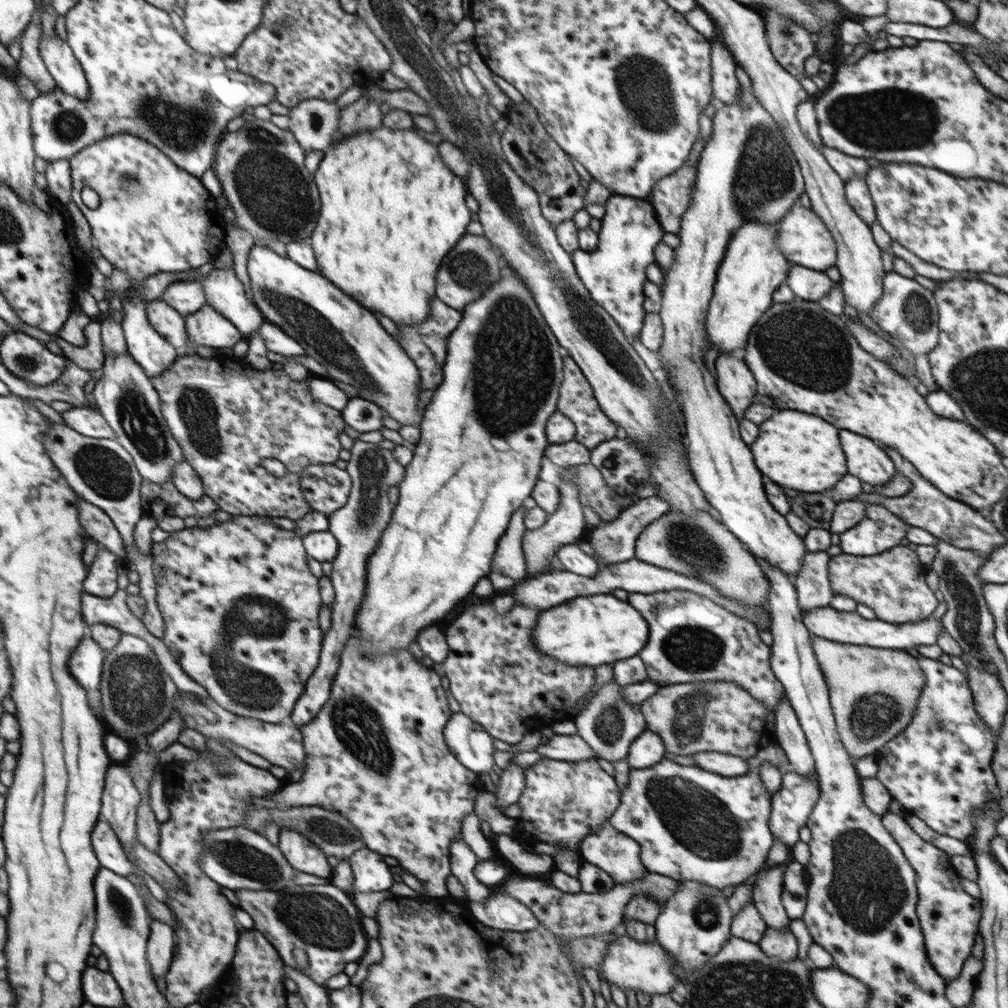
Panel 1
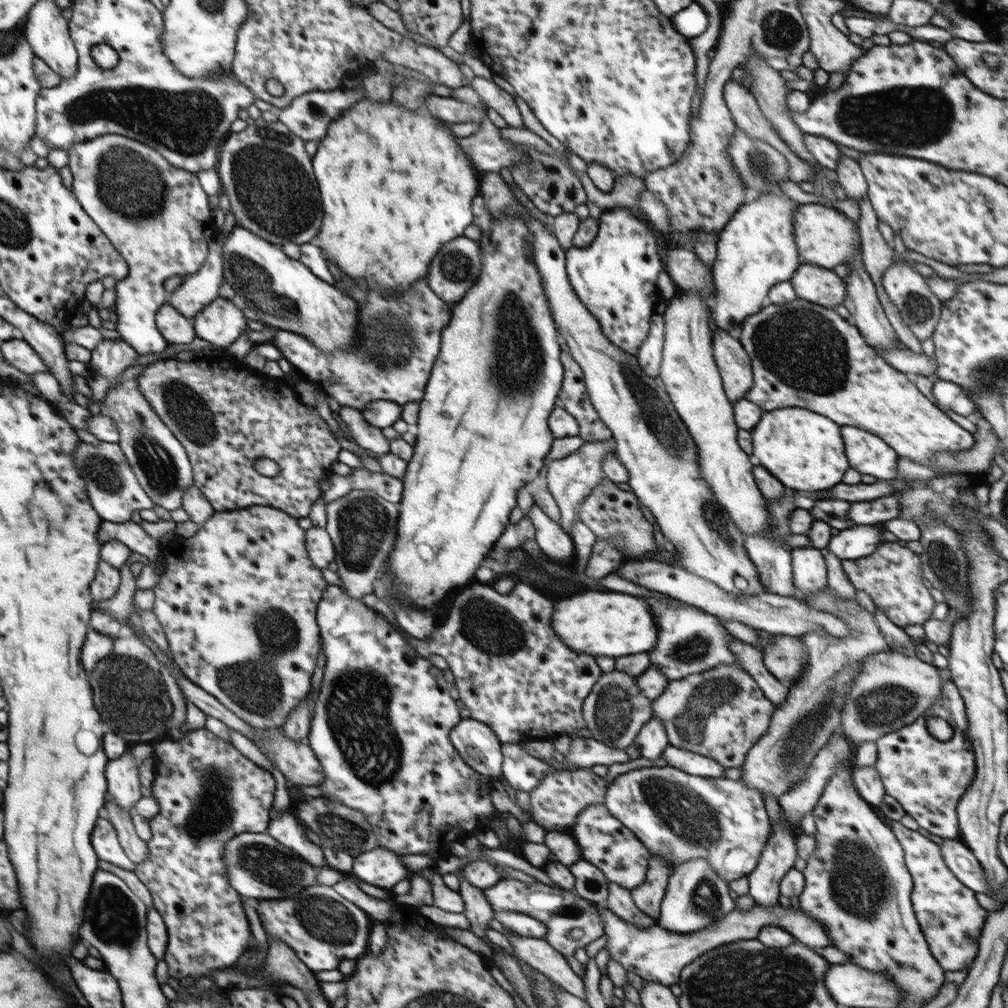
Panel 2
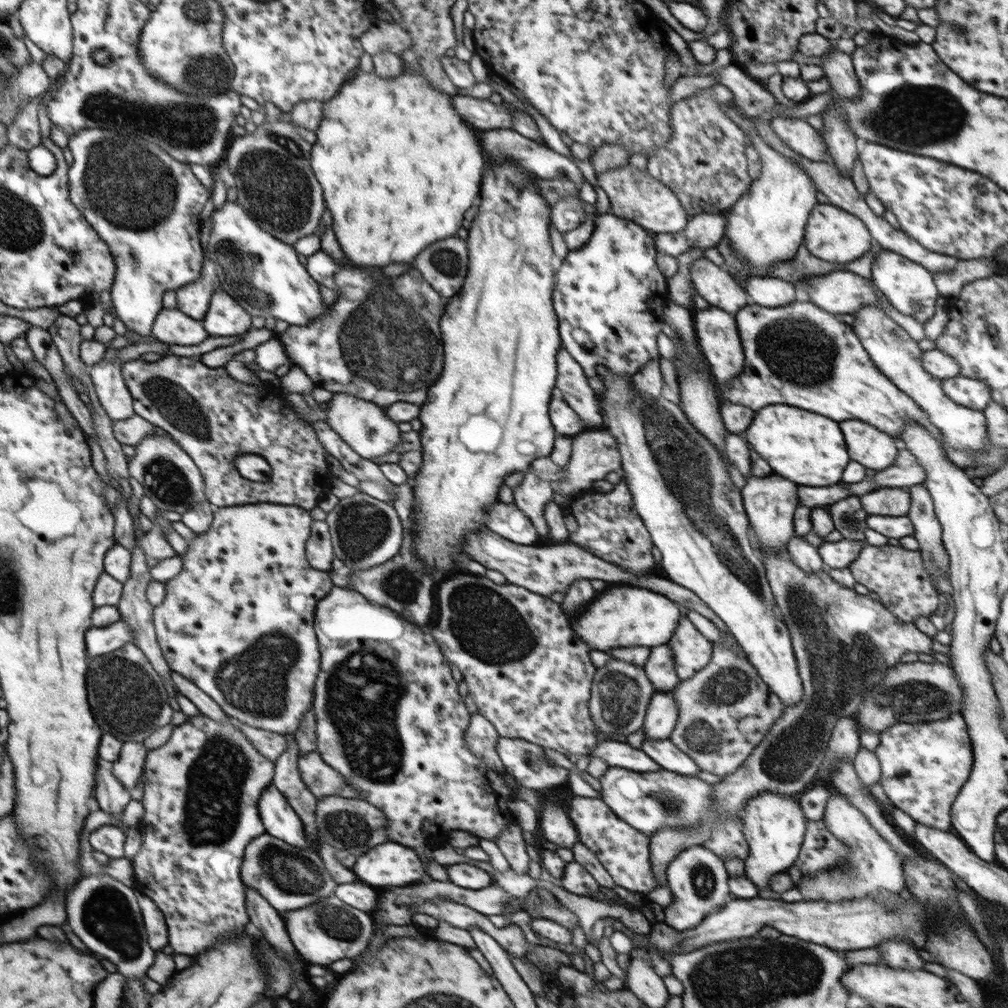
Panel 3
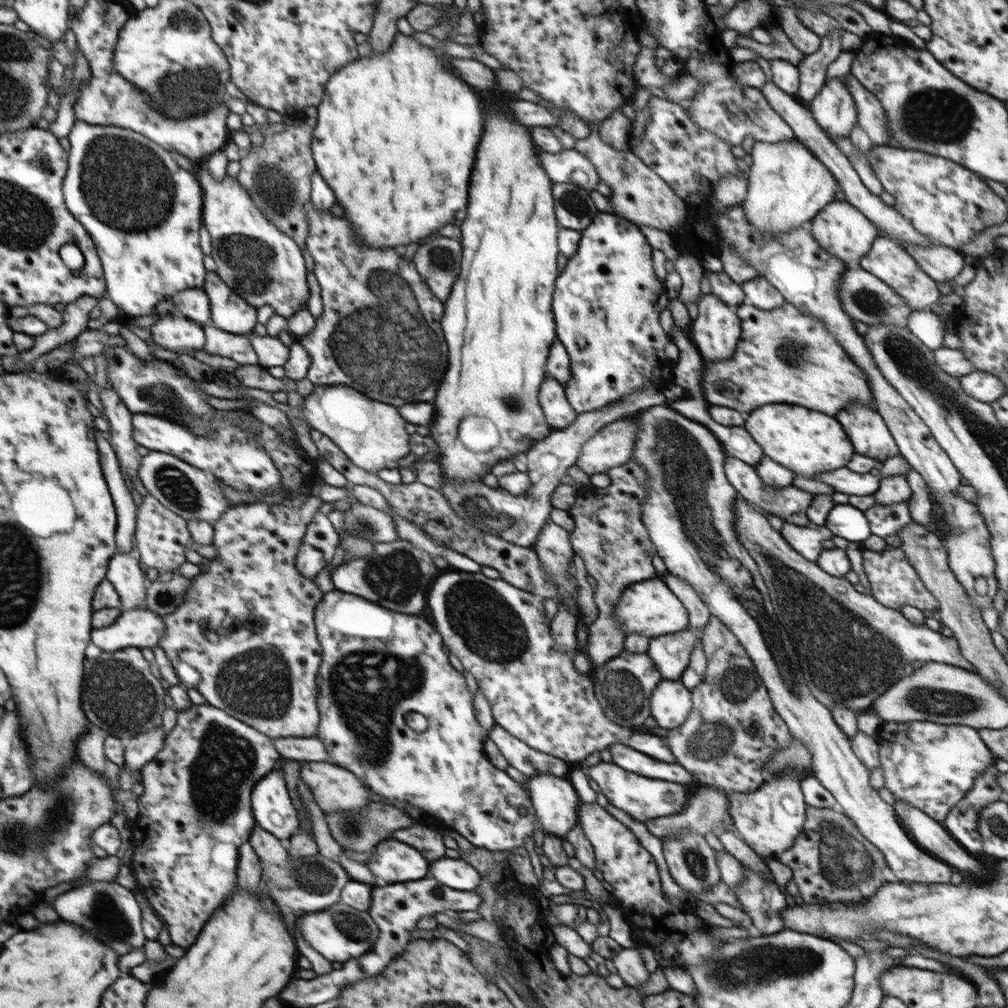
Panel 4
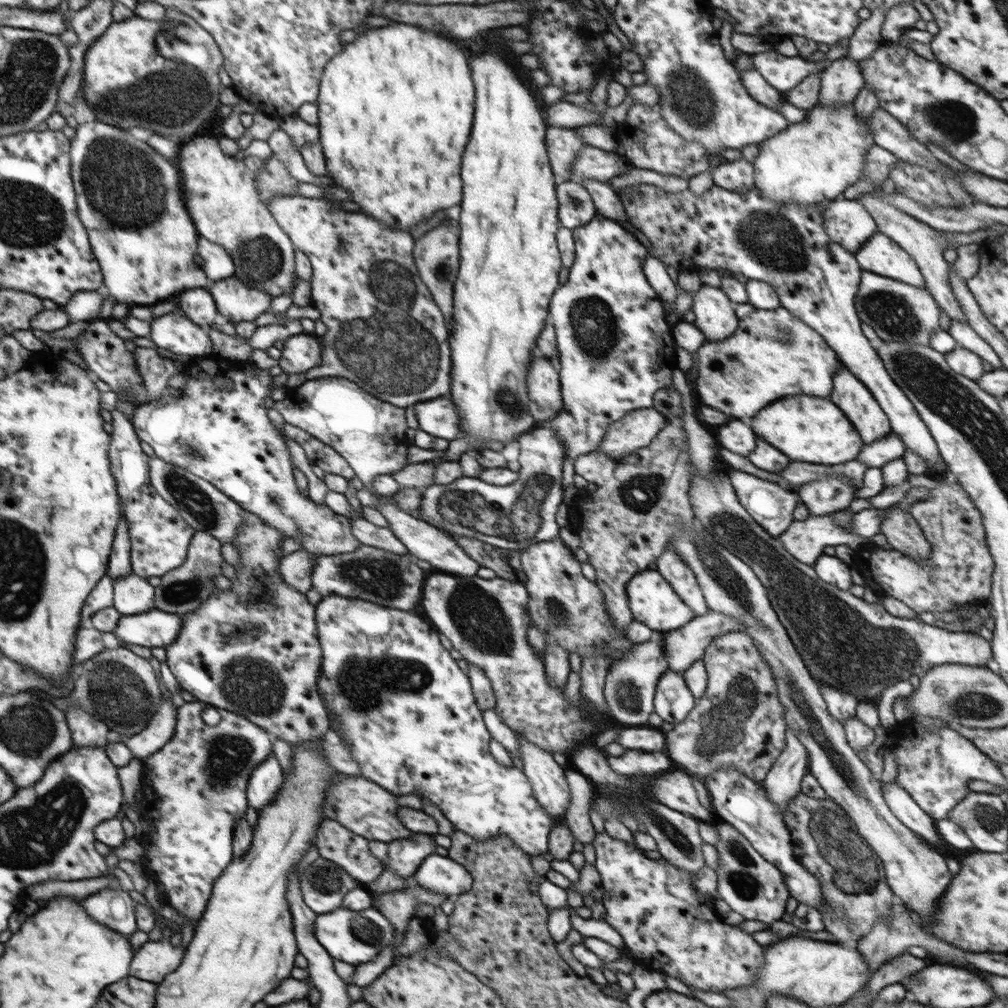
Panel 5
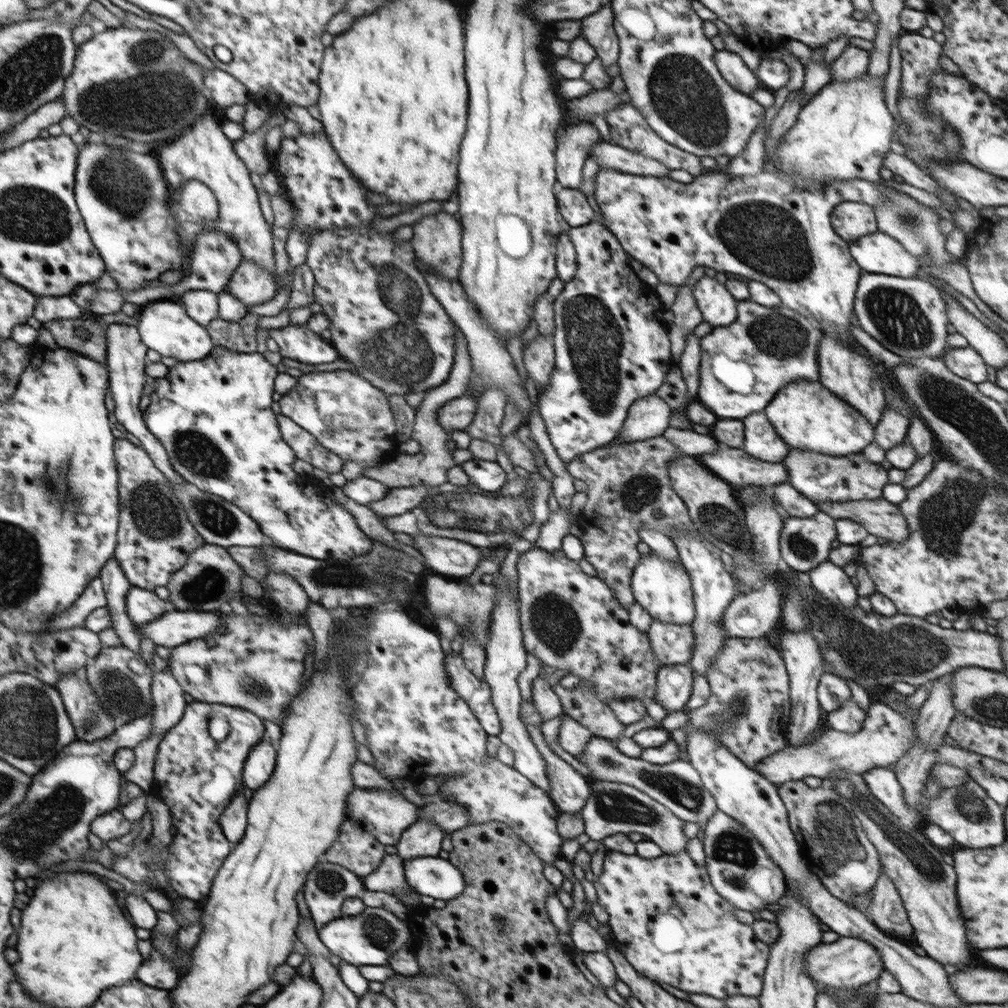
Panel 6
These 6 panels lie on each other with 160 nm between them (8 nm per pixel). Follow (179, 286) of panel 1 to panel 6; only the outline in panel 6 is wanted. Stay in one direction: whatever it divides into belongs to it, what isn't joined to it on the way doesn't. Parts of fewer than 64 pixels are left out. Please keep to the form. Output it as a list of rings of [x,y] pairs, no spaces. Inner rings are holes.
[[[189,290],[180,297],[179,301],[186,309],[188,316],[204,327],[212,320],[219,318],[219,294],[215,292],[209,290]]]

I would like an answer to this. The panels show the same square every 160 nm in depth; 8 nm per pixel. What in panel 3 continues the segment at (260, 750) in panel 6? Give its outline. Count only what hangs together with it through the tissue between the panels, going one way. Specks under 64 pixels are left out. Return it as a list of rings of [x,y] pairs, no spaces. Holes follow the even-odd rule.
[[[273,784],[259,796],[258,808],[266,833],[298,848],[311,846],[301,818]]]

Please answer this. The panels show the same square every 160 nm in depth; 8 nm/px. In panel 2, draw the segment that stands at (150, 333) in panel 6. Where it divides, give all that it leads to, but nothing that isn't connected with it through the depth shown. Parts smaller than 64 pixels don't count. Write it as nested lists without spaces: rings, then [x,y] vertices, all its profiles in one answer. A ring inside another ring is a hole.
[[[164,303],[157,310],[156,323],[169,344],[190,344],[196,338],[193,321],[182,316],[170,303]]]

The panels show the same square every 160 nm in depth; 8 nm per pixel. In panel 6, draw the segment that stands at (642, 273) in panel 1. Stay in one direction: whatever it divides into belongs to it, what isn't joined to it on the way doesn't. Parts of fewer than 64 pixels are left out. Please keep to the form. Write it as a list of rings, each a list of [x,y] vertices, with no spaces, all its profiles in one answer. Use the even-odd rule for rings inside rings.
[[[600,221],[570,227],[567,234],[575,246],[576,276],[552,300],[555,314],[552,339],[556,363],[550,382],[538,387],[537,401],[549,439],[564,464],[617,438],[632,403],[655,394],[673,365],[664,316],[666,309],[655,289],[646,286],[635,274],[631,258],[618,239]]]

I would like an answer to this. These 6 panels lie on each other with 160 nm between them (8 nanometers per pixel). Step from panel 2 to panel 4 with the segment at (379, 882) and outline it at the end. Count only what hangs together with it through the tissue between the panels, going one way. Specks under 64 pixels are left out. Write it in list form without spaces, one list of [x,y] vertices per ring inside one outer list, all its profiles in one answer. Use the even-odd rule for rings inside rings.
[[[394,838],[377,843],[365,865],[375,878],[386,884],[420,880],[428,876],[430,867],[419,850]]]

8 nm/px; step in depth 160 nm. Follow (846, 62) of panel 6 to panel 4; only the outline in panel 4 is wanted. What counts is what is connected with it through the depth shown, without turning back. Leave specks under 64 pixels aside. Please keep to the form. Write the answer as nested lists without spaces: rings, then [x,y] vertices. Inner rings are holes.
[[[832,76],[810,101],[809,111],[814,120],[834,139],[850,137],[857,124],[857,110],[844,78]]]

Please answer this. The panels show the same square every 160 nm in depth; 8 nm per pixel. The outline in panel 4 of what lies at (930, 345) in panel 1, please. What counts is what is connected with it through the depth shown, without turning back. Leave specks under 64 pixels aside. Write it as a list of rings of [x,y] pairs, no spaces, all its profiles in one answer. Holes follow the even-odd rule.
[[[878,236],[872,248],[860,259],[858,267],[882,280],[893,292],[899,294],[914,311],[930,309],[941,295],[936,282],[928,276],[907,252],[888,236]]]

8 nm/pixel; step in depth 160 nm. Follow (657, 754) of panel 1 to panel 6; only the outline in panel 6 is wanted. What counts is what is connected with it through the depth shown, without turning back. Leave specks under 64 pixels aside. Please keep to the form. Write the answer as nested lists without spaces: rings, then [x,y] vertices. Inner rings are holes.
[[[689,664],[661,666],[657,672],[654,699],[668,713],[686,710],[693,689],[694,671]]]

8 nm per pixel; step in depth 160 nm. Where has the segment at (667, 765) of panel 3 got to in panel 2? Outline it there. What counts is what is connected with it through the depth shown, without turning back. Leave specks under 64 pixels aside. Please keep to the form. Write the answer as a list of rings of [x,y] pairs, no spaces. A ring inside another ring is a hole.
[[[670,744],[664,749],[661,757],[666,760],[668,766],[682,769],[694,776],[724,777],[725,767],[720,766],[716,760],[676,748]]]

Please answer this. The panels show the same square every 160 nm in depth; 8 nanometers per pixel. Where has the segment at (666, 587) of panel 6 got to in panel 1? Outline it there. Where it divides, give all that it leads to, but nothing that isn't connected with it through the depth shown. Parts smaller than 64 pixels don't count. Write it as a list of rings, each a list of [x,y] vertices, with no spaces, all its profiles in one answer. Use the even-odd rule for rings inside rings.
[[[582,595],[544,609],[532,633],[535,648],[568,666],[600,666],[636,656],[649,637],[649,627],[628,601],[614,595]]]

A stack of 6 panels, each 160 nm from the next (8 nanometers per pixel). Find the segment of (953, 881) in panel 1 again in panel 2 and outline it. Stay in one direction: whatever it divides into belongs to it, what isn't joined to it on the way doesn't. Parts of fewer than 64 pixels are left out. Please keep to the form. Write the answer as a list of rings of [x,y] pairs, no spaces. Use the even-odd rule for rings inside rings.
[[[900,821],[890,822],[890,828],[892,828],[892,832],[902,845],[905,854],[905,865],[913,878],[912,906],[921,931],[929,944],[932,956],[945,972],[965,970],[968,966],[971,966],[976,956],[978,956],[978,939],[989,912],[976,901],[975,892],[955,877],[942,856],[941,848],[935,842],[932,842],[928,836],[906,828]]]

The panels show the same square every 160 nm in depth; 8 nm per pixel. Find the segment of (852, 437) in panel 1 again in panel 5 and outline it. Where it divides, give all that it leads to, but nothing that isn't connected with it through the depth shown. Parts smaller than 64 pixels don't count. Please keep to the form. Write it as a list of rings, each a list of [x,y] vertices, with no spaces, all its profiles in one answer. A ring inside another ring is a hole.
[[[843,364],[833,376],[831,401],[842,409],[860,435],[863,444],[870,444],[891,433],[889,418],[878,401]]]

